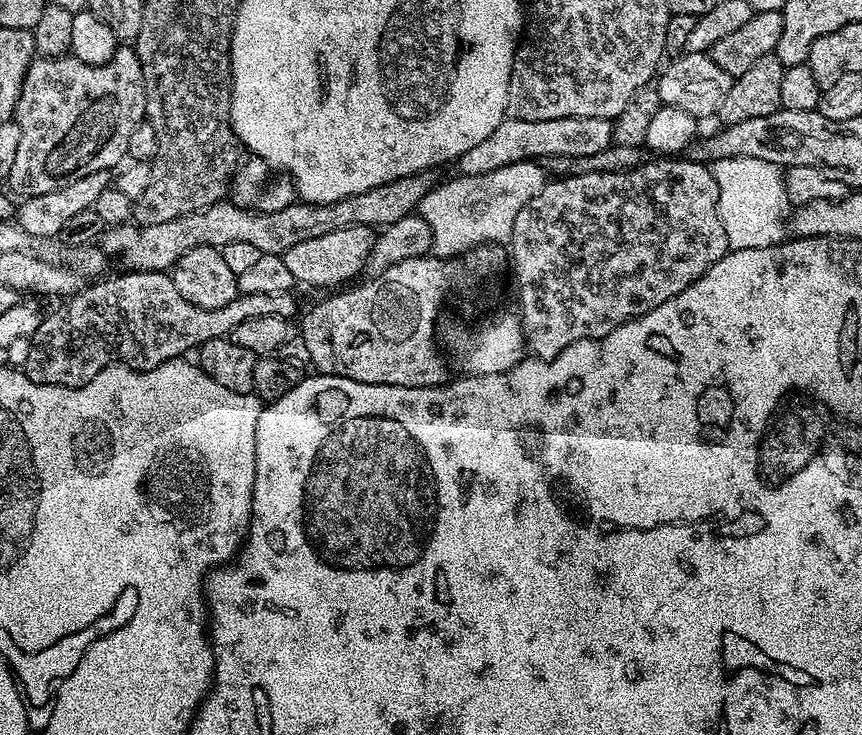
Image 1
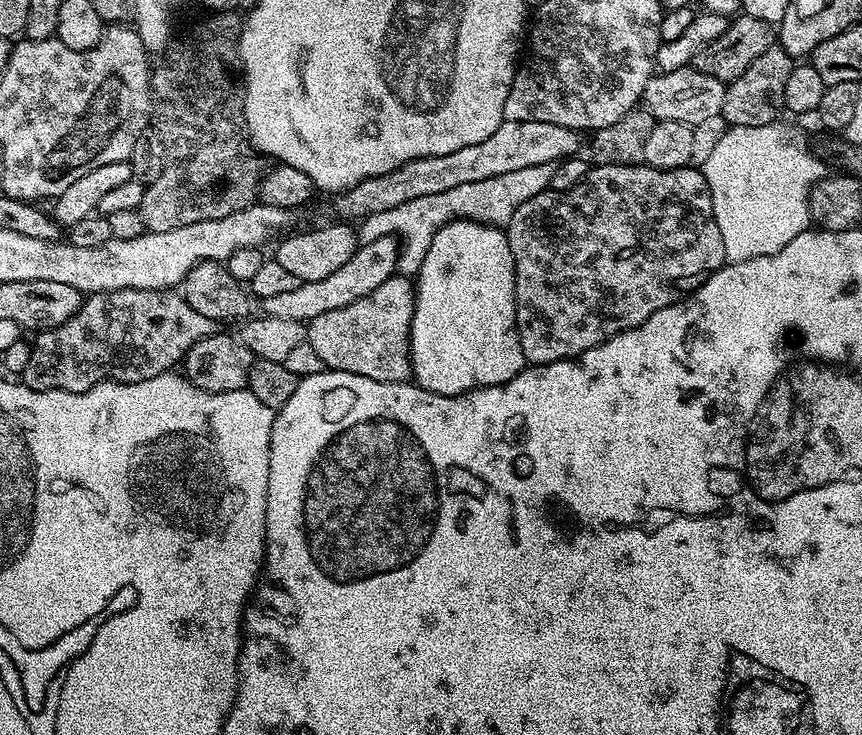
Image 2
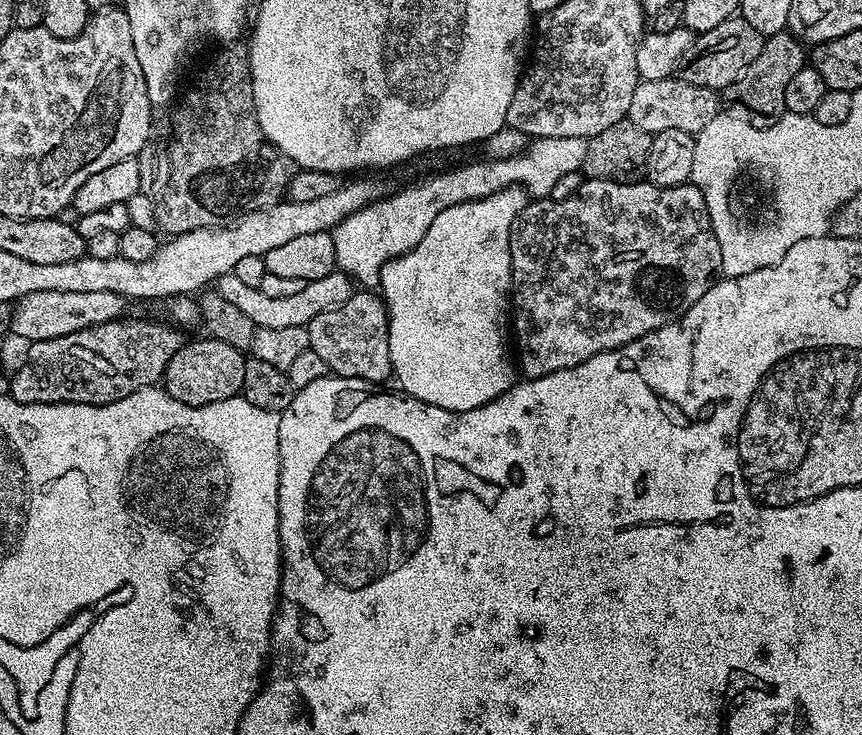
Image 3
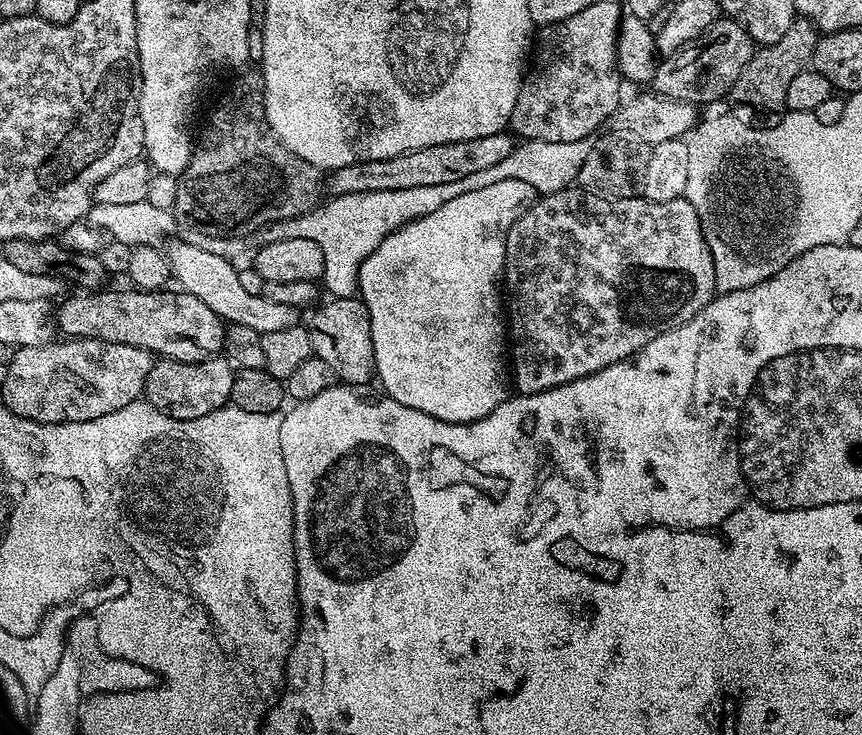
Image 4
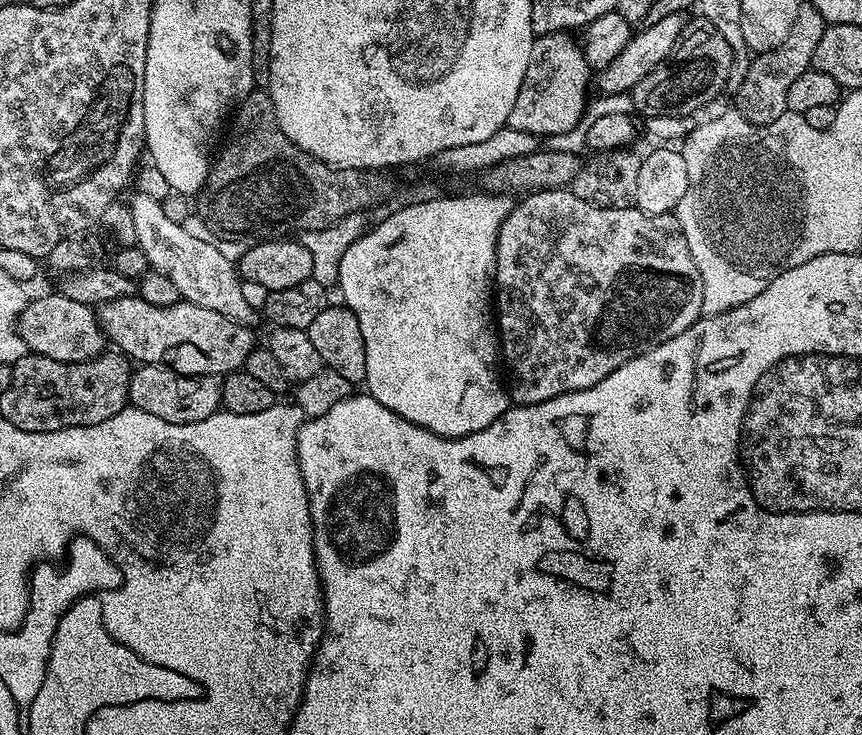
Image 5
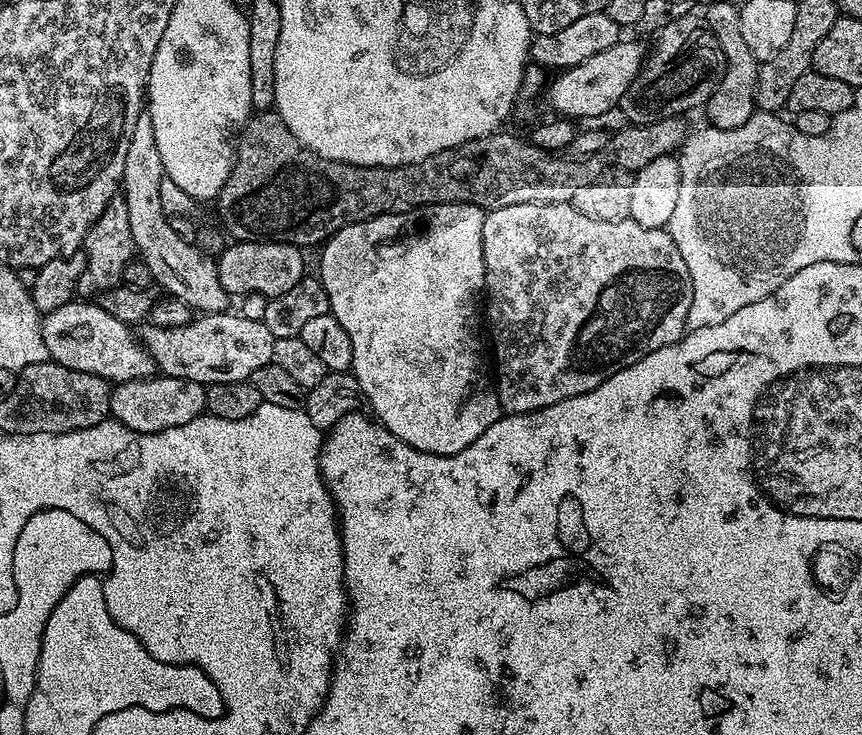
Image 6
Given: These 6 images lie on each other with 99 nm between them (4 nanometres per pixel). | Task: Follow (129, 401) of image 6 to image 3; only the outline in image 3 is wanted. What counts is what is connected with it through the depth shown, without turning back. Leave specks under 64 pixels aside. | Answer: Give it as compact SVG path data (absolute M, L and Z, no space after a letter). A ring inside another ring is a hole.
M189 339L184 343L174 358L170 358L162 377L164 391L191 408L201 408L210 402L222 402L231 396L239 396L244 387L245 353L221 340L203 339Z

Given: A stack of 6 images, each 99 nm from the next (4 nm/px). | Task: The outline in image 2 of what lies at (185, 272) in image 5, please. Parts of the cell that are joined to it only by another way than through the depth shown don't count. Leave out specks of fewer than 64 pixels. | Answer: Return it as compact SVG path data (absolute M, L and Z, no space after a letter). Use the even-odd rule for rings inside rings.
M383 236L369 244L361 243L350 262L338 266L334 274L327 278L318 278L318 282L302 282L298 290L286 290L286 294L274 294L274 298L262 301L262 312L274 318L290 318L294 322L304 324L318 318L318 314L326 314L326 310L338 310L342 306L350 306L350 302L358 302L370 290L378 290L386 278L397 271L400 259L400 245L397 237Z

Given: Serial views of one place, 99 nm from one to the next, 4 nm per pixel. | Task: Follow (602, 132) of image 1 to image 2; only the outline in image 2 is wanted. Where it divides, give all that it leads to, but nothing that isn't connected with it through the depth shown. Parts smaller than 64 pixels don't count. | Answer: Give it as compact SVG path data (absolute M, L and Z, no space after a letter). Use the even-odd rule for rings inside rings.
M504 120L483 142L474 142L474 146L466 146L462 150L453 150L450 154L431 156L430 158L414 158L414 162L406 162L398 166L398 170L390 170L390 174L382 174L378 178L366 178L353 188L339 193L332 204L336 211L335 219L340 222L363 222L366 217L382 214L382 210L394 210L402 206L402 202L414 202L414 198L426 198L426 194L442 194L442 190L451 190L454 186L462 186L462 182L482 182L482 178L494 178L498 174L510 174L510 170L523 170L525 166L542 166L556 164L567 156L572 156L580 148L581 133L570 126L554 126L552 122L514 122Z

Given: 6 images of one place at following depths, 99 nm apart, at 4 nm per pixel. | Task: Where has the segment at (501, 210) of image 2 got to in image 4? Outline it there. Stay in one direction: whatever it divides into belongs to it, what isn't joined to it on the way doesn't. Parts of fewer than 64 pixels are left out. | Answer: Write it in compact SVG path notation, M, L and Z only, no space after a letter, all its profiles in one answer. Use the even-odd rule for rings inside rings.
M591 139L579 140L578 142L542 142L541 140L524 140L517 143L516 148L506 158L502 158L502 162L495 163L486 170L478 171L468 175L466 178L461 178L459 182L445 182L442 186L417 186L410 190L374 190L374 194L342 194L325 199L323 203L312 209L311 212L304 212L301 216L296 216L293 220L278 220L274 224L269 224L260 229L258 232L251 233L250 240L253 240L253 245L259 246L269 244L270 242L286 242L286 238L310 238L312 242L318 242L318 246L322 246L322 262L324 263L324 274L322 277L322 288L329 297L341 300L342 298L353 298L358 292L358 281L360 278L360 267L362 262L373 250L385 240L389 234L396 232L402 226L406 226L410 222L414 222L418 218L426 218L426 214L434 214L434 210L438 210L438 206L442 206L446 202L450 202L450 198L458 198L458 194L466 194L470 190L482 190L482 186L490 186L494 182L506 182L506 178L518 178L522 182L530 182L530 186L534 186L537 194L547 194L550 192L560 192L564 188L573 187L577 183L579 170L582 169L582 164L589 157L593 141Z

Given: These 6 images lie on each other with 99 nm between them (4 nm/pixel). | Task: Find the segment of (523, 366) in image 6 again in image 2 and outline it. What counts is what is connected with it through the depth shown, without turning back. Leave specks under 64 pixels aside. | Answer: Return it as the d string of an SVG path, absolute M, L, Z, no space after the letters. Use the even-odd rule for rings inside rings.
M645 163L596 164L573 188L568 188L565 192L549 190L530 198L530 202L522 202L522 206L514 210L514 218L510 218L506 231L516 267L516 335L520 337L522 354L529 365L570 360L620 332L637 328L642 322L646 322L646 318L650 318L650 314L683 300L689 292L694 291L697 281L717 272L726 263L722 234L718 234L718 222L714 218L710 186L706 186L703 171L696 166L678 170L658 170Z

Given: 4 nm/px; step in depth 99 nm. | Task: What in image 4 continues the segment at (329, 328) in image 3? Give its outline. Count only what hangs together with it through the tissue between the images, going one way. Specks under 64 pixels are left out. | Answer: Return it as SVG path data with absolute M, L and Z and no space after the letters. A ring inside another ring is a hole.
M332 298L327 302L329 304L321 303L311 313L313 316L306 320L314 355L322 358L322 362L328 363L334 369L337 381L353 386L373 383L376 374L374 342L370 336L370 314L363 300Z

